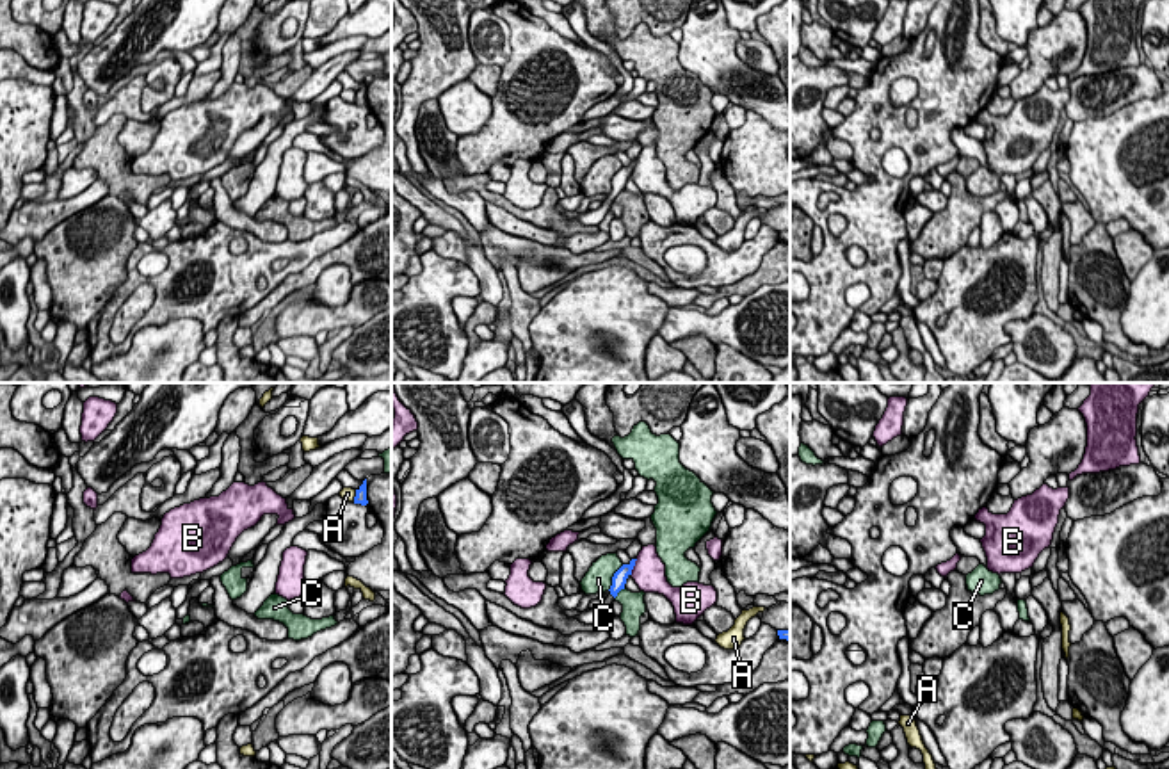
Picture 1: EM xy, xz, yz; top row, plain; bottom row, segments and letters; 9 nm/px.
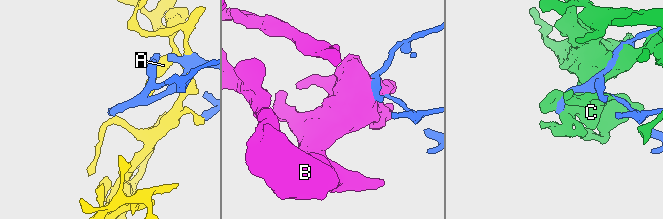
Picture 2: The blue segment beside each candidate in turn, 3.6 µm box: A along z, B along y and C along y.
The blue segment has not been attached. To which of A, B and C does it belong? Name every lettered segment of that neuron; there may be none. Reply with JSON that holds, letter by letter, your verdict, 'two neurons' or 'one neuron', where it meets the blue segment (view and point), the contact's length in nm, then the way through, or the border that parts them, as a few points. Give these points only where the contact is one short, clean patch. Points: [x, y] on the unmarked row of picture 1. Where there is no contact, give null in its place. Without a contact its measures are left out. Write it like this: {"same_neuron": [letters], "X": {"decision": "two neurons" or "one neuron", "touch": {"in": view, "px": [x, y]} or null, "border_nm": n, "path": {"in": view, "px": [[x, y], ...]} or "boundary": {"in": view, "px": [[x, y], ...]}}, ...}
{"same_neuron": [], "A": {"decision": "two neurons", "touch": {"in": "xy", "px": [356, 97]}, "border_nm": 120}, "B": {"decision": "two neurons", "touch": {"in": "xz", "px": [634, 166]}, "border_nm": 160}, "C": {"decision": "two neurons", "touch": {"in": "xz", "px": [612, 178]}, "border_nm": 280}}

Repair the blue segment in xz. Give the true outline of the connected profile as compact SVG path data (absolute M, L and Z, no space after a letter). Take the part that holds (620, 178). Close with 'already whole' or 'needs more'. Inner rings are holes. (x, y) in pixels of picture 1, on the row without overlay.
M632 160L628 166L623 166L614 174L612 187L609 190L610 196L607 198L607 201L598 210L587 210L580 217L575 217L575 221L578 221L580 224L585 224L585 226L598 226L605 219L605 215L607 215L609 208L612 206L612 203L616 201L617 194L621 190L625 190L626 180L632 176L635 162L637 160Z; needs more

